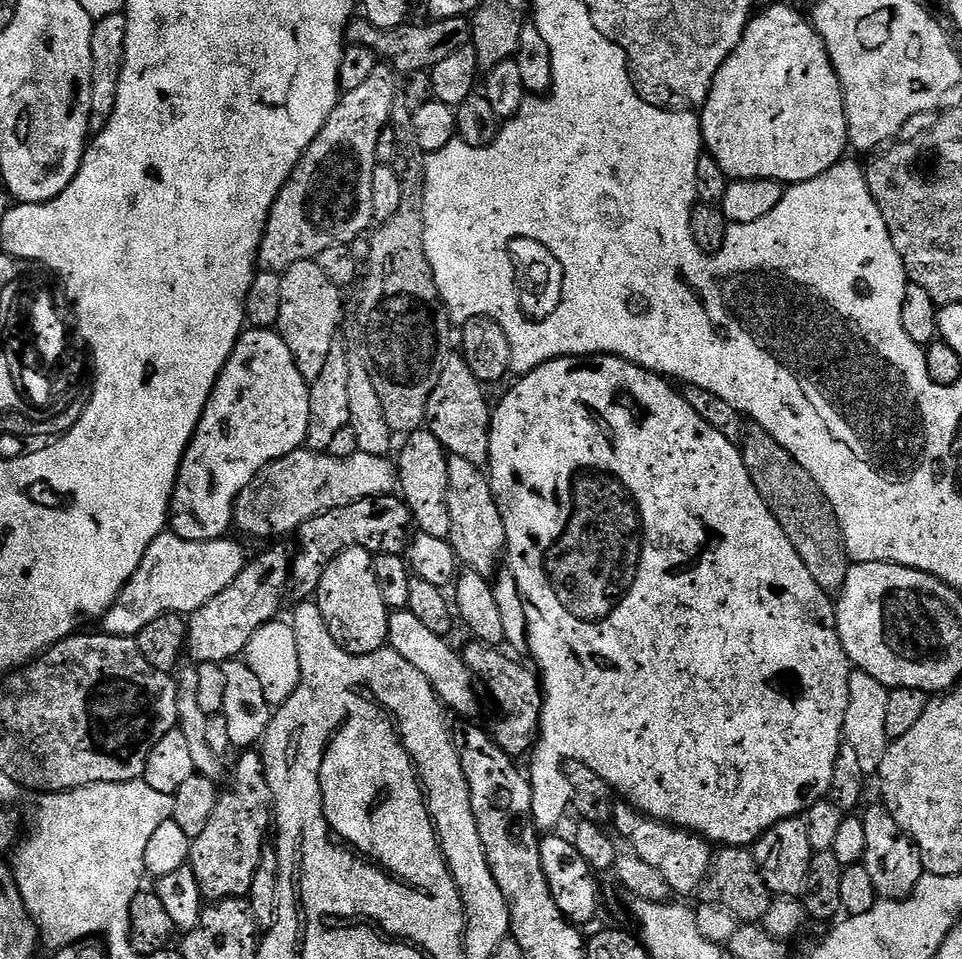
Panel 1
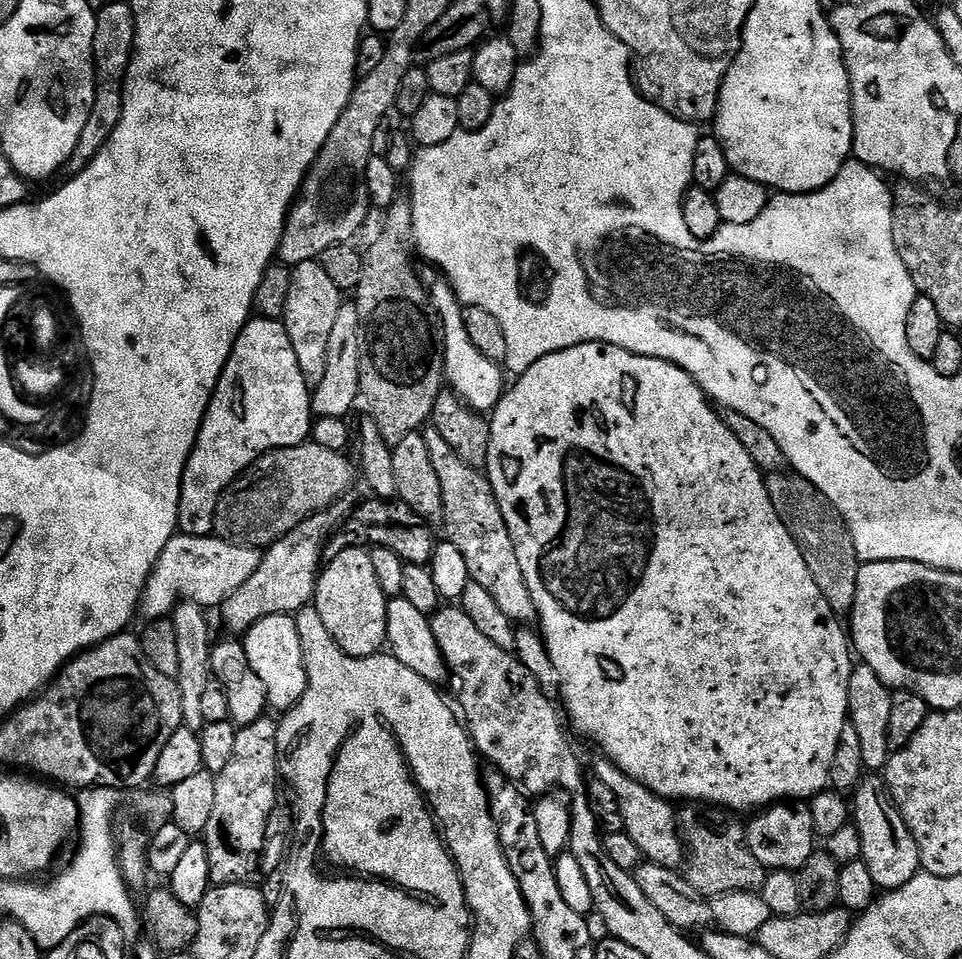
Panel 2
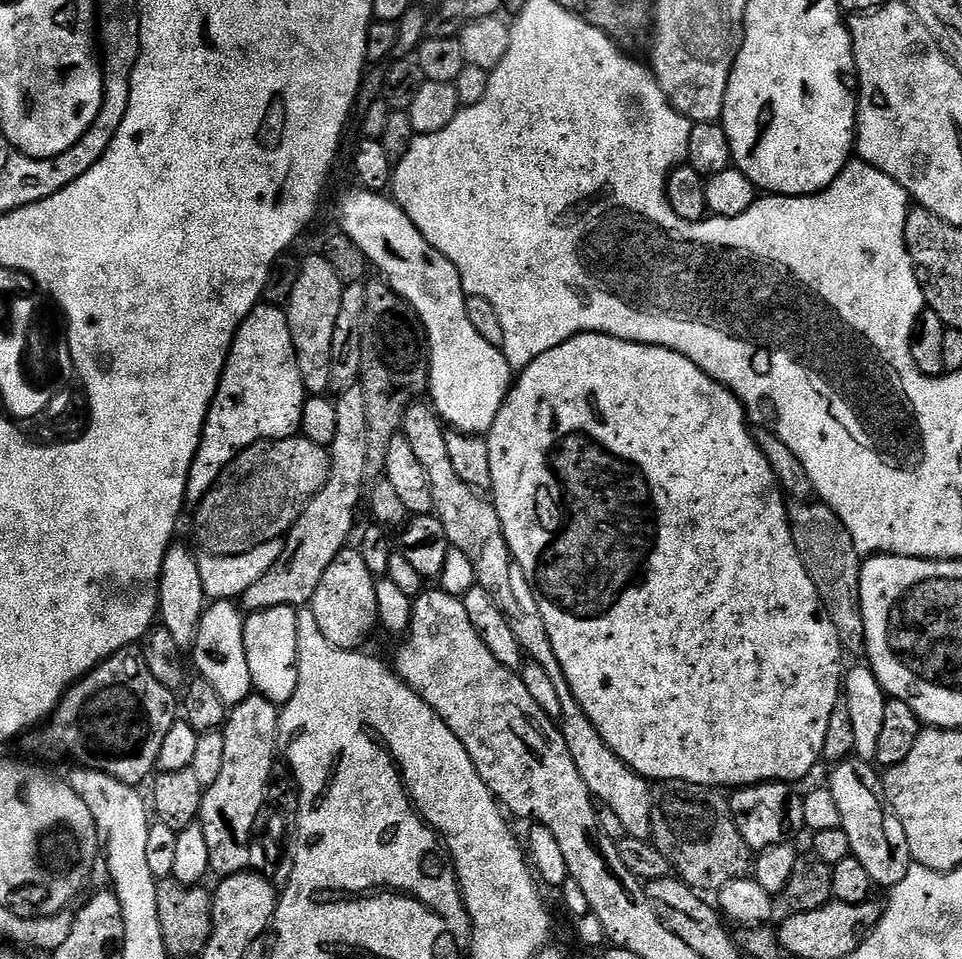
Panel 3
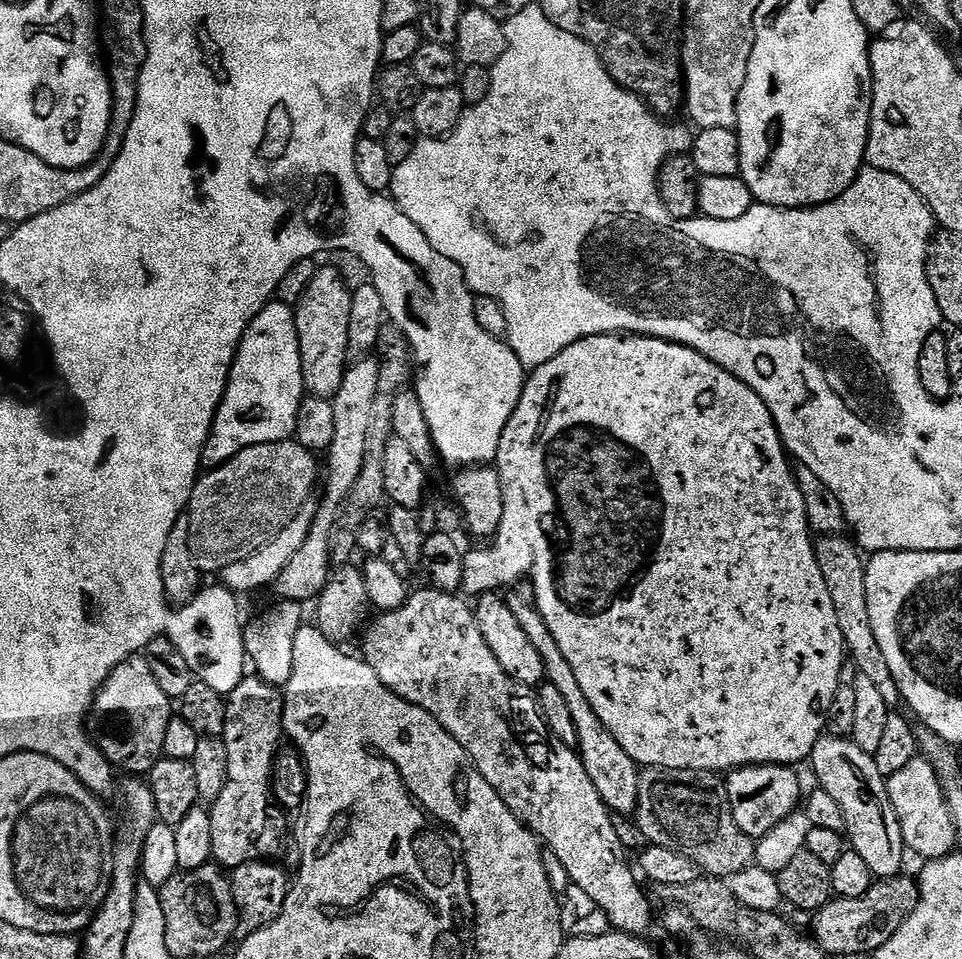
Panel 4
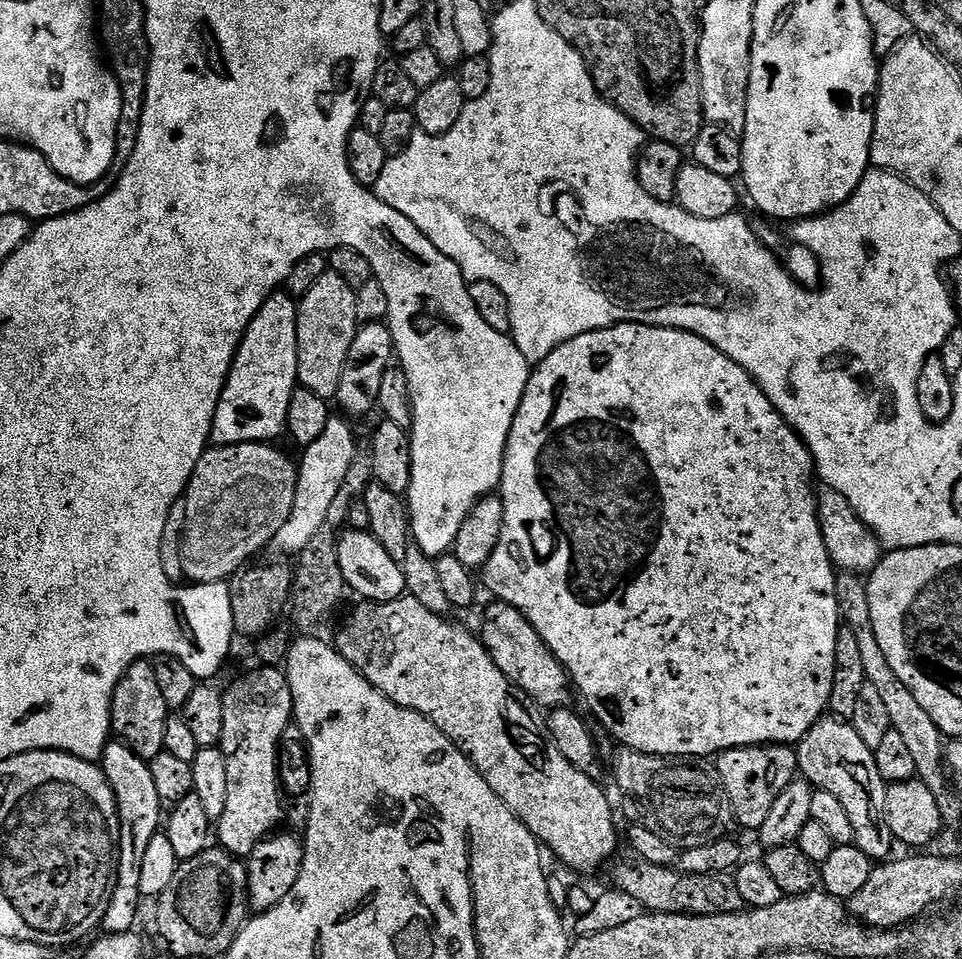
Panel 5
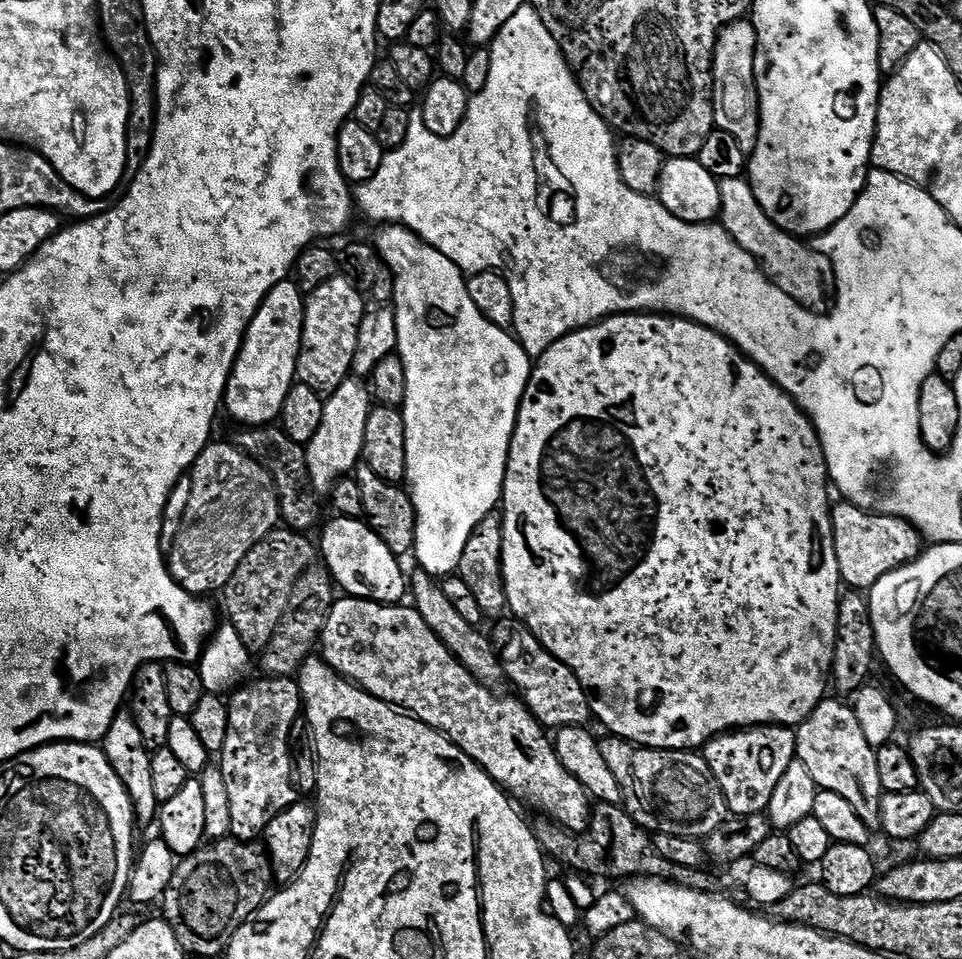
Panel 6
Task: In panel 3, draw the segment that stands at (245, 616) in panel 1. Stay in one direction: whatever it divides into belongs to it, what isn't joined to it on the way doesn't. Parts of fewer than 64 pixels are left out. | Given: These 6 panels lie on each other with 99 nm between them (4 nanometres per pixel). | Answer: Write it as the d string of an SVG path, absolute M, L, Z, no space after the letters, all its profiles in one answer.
M358 386L346 390L345 392L339 393L334 400L336 409L338 410L338 434L334 436L334 442L330 449L330 455L332 458L332 465L330 466L330 474L326 486L318 493L313 500L306 506L306 510L298 518L298 522L288 531L287 537L284 540L284 553L282 558L278 562L274 562L274 566L270 566L270 570L265 576L262 577L258 582L254 582L254 586L250 586L250 590L246 590L246 594L242 597L242 604L249 613L270 610L271 607L292 607L299 609L301 606L311 605L312 599L314 598L314 590L318 590L318 582L322 582L322 574L326 574L326 569L329 568L330 562L334 562L334 558L338 558L338 554L343 552L346 545L349 543L348 535L352 532L352 527L356 524L356 511L360 508L360 499L365 499L366 488L364 492L364 479L370 476L368 471L368 423L366 422L366 398L364 392Z

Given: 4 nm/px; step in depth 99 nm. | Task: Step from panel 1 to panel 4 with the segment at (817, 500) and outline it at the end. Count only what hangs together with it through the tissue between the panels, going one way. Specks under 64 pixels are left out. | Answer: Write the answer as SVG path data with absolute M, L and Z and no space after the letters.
M844 534L820 536L815 546L818 570L822 570L826 590L830 590L830 602L834 602L834 614L838 614L838 630L842 630L844 646L851 663L856 665L859 675L870 678L872 685L882 693L882 698L886 698L890 706L899 705L900 691L894 682L894 674L890 674L890 666L886 666L886 658L882 658L878 638L874 638L874 626L870 626L870 610L866 602L868 570L861 549Z

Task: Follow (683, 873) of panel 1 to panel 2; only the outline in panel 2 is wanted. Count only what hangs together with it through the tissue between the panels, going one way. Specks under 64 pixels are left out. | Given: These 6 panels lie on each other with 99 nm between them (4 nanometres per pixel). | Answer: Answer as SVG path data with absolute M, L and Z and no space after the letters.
M603 758L597 759L595 779L600 780L606 790L614 796L618 804L618 814L622 814L624 832L638 846L641 857L649 864L679 869L686 860L686 848L678 831L678 812L669 801L655 796L648 788L634 778L630 778L618 766Z

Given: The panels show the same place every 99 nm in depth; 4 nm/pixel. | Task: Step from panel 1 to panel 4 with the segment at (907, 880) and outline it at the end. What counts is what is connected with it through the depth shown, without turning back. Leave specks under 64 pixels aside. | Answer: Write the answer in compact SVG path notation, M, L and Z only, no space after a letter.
M823 735L814 746L810 757L815 783L826 794L834 797L842 809L844 832L851 851L857 852L866 866L870 866L873 877L887 878L901 875L906 857L902 830L890 802L887 779L878 774L872 753L864 752L851 739L843 736Z

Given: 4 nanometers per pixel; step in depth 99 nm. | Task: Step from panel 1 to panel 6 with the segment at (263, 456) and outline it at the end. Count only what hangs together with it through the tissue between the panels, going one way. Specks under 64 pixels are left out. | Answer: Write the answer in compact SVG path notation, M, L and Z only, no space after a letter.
M295 279L278 282L262 302L250 322L248 332L236 356L236 364L224 392L223 407L237 420L237 425L262 428L279 421L282 402L297 383L296 363L302 342L305 293Z

